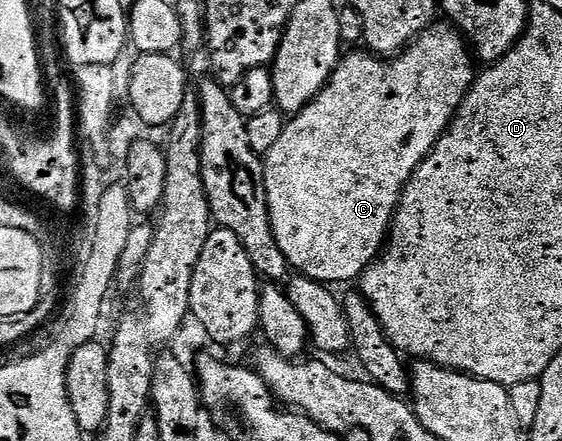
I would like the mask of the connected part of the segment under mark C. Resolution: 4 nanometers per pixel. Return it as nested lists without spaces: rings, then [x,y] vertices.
[[[434,24],[429,29],[423,30],[413,42],[407,45],[405,50],[389,60],[383,60],[369,52],[350,55],[347,53],[330,74],[330,79],[326,81],[323,90],[299,114],[293,115],[287,121],[284,132],[280,132],[280,140],[276,140],[273,148],[264,155],[267,204],[270,209],[271,228],[274,232],[275,242],[279,245],[279,250],[286,257],[289,265],[306,278],[327,284],[350,282],[353,278],[354,281],[361,279],[364,271],[374,262],[386,245],[390,223],[394,221],[394,213],[398,211],[398,201],[402,198],[404,188],[410,183],[410,177],[414,175],[418,165],[434,151],[434,146],[450,127],[451,120],[462,107],[467,92],[474,85],[476,62],[466,45],[465,38],[453,25],[438,25]]]

